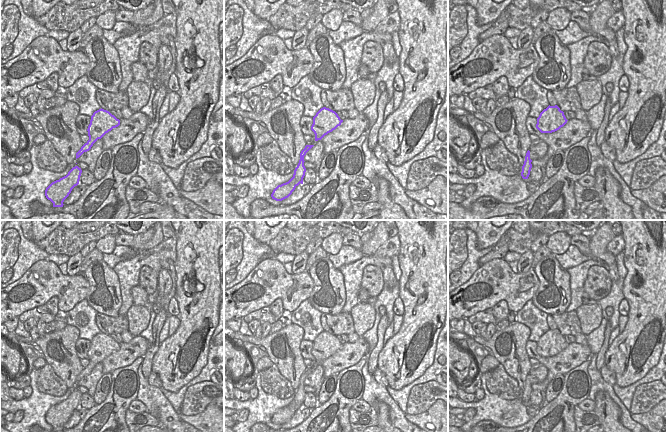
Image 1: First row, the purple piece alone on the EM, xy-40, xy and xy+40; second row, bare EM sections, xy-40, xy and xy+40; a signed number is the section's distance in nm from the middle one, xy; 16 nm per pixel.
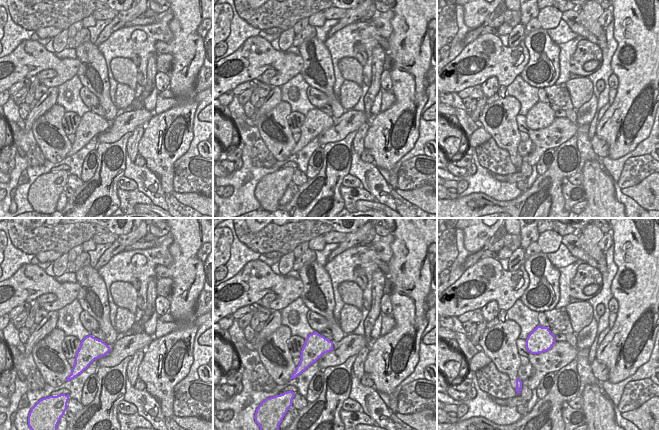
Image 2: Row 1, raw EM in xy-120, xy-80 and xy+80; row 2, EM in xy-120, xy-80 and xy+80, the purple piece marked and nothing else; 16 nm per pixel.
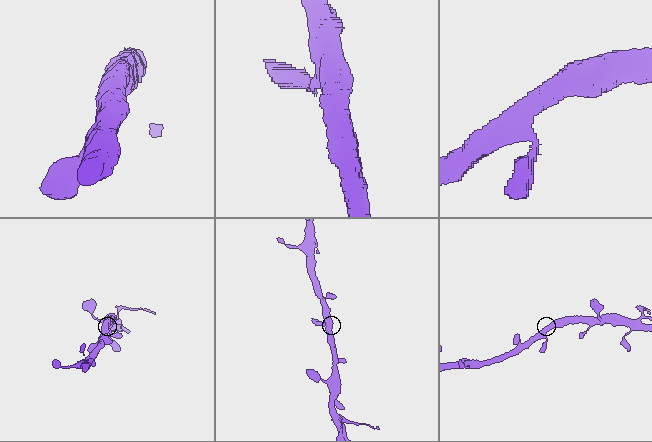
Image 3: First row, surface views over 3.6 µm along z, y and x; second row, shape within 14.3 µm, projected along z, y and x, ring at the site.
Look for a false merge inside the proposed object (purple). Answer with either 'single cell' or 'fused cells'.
single cell

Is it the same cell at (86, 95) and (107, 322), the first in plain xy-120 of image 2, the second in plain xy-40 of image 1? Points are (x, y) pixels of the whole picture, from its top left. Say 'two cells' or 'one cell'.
one cell

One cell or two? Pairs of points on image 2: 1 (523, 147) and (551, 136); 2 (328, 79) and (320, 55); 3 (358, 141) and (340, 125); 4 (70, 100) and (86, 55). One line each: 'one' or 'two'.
1: two
2: one
3: two
4: two

